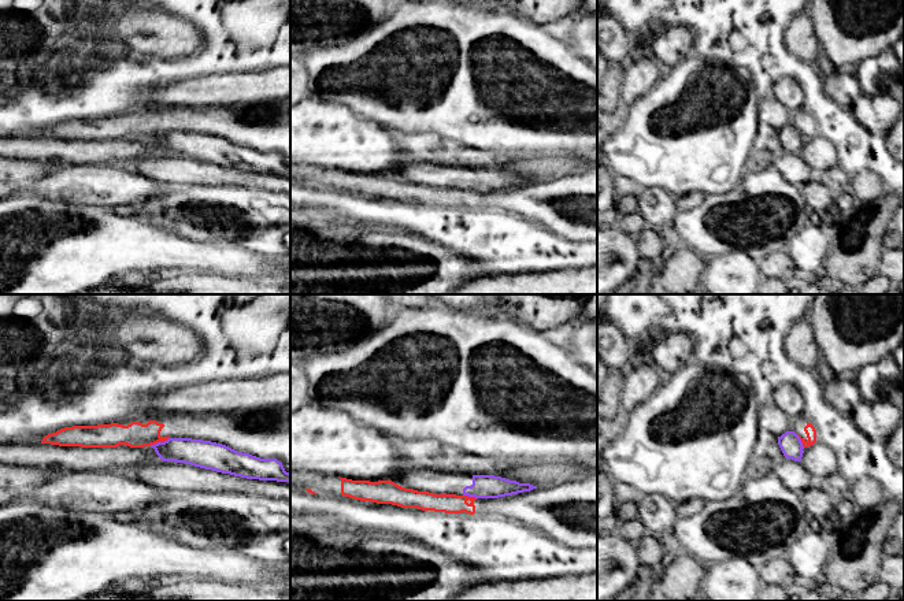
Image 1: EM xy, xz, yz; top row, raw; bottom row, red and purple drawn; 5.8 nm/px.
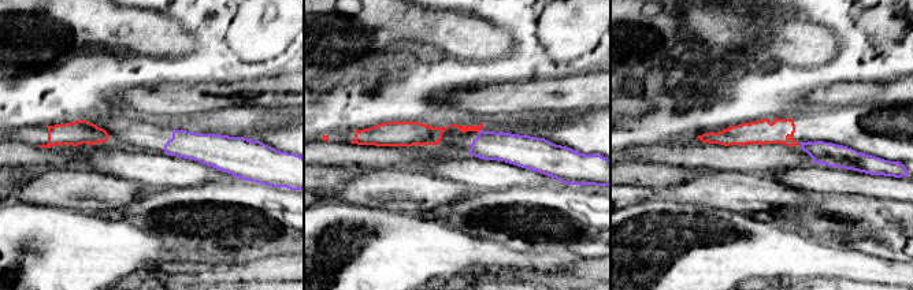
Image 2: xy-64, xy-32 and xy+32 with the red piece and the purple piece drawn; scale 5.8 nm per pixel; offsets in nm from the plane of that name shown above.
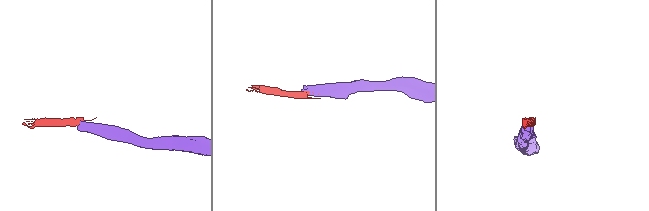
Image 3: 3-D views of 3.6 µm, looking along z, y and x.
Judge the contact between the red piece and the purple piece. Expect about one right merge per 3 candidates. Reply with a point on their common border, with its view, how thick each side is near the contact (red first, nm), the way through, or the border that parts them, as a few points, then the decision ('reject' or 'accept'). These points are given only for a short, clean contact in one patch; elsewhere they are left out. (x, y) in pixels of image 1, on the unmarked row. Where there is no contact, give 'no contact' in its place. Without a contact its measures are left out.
contact xy (159, 134); calibres 150 and 160 nm; border xy (169, 130), (149, 138); reject

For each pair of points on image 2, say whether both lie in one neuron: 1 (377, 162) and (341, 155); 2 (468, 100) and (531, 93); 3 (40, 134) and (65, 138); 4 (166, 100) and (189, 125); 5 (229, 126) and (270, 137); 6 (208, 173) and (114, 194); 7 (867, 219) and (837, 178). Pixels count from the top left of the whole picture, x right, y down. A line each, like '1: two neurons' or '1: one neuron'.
1: one neuron
2: one neuron
3: one neuron
4: two neurons
5: two neurons
6: two neurons
7: two neurons

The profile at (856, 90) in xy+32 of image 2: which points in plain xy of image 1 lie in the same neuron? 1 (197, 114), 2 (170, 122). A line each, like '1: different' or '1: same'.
1: different
2: different

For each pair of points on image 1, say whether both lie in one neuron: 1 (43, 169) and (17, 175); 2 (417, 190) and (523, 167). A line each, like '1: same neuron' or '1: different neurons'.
1: same neuron
2: different neurons

